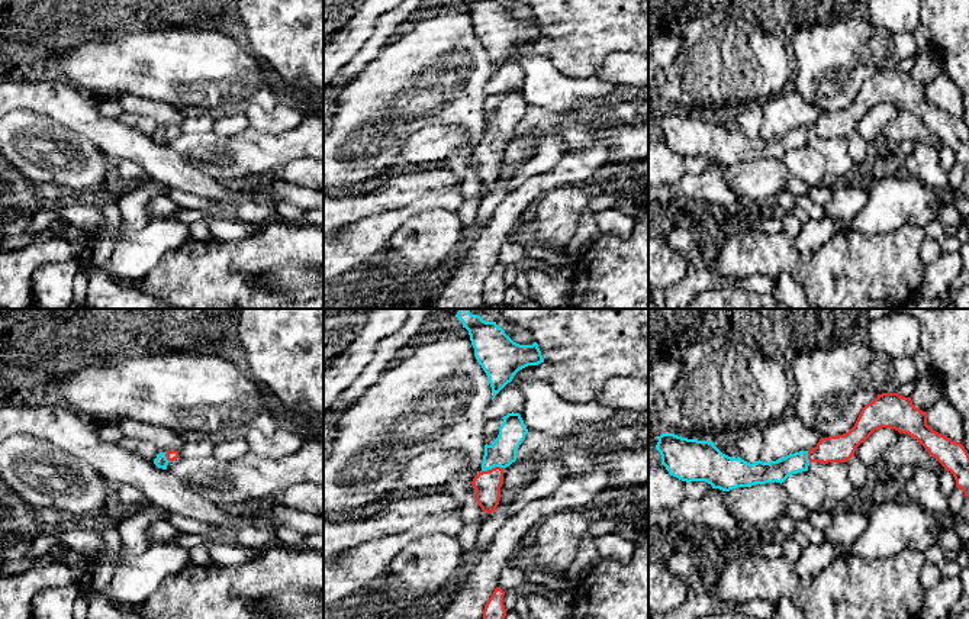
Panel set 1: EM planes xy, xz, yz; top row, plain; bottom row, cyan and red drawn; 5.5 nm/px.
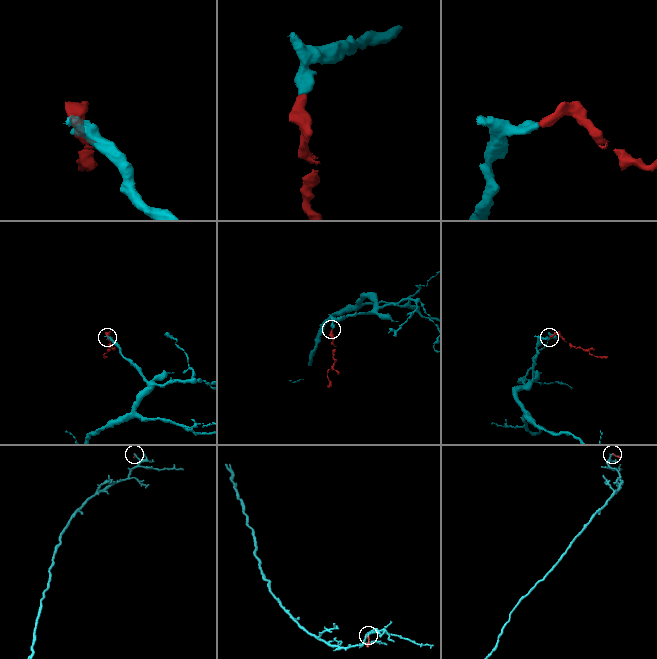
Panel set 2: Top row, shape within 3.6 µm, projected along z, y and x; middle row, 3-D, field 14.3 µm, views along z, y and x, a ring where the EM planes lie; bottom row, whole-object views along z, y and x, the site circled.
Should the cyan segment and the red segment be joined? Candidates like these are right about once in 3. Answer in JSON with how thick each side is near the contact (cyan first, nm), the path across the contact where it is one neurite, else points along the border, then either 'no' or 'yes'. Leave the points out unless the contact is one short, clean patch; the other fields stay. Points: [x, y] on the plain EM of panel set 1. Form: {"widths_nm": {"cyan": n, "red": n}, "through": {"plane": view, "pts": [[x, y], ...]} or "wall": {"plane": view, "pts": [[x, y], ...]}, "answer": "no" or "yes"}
{"widths_nm": {"cyan": 160, "red": 150}, "through": {"plane": "xz", "pts": [[502, 128], [492, 142], [492, 152], [488, 160]]}, "answer": "yes"}

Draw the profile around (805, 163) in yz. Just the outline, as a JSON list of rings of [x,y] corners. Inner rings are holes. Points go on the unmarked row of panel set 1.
[[[812,146],[789,151],[782,161],[792,175],[802,178],[808,187],[825,183],[825,159]]]

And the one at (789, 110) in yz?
[[[789,88],[782,96],[762,104],[763,123],[760,136],[770,138],[799,126],[811,126],[821,112],[805,101],[799,93]]]

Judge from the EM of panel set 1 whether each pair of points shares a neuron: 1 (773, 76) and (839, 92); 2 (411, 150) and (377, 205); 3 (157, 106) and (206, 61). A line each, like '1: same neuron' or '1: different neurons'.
1: different neurons
2: different neurons
3: different neurons

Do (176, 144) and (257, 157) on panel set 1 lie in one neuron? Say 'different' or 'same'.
same

